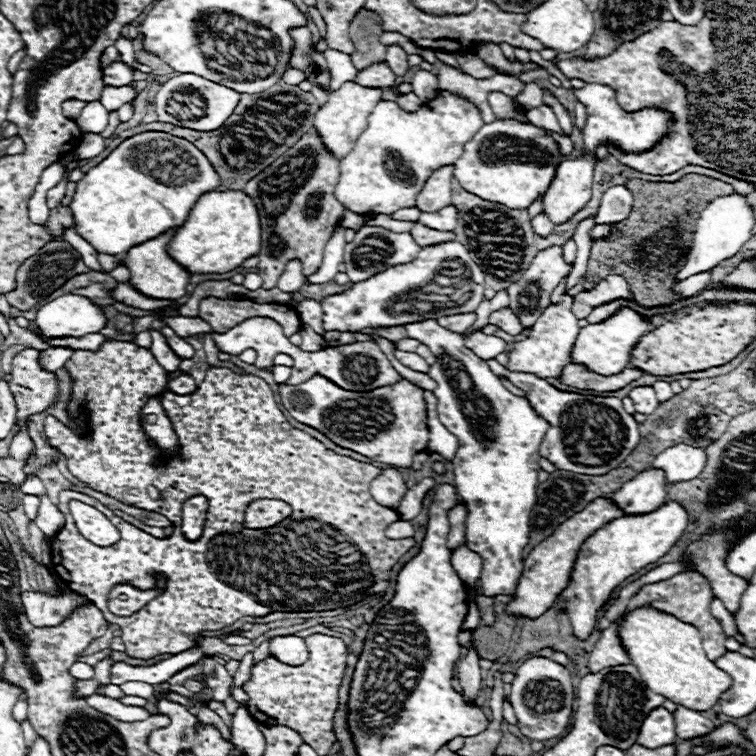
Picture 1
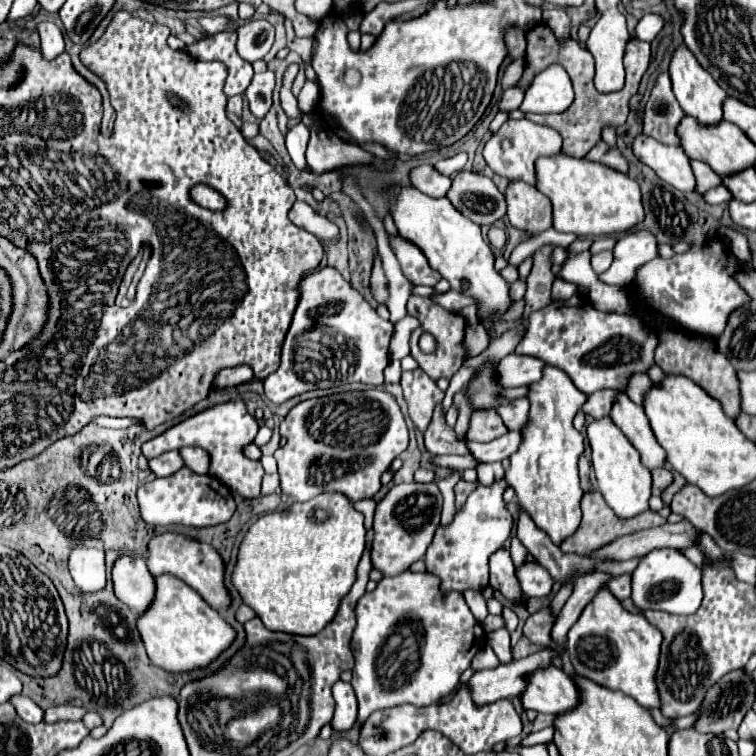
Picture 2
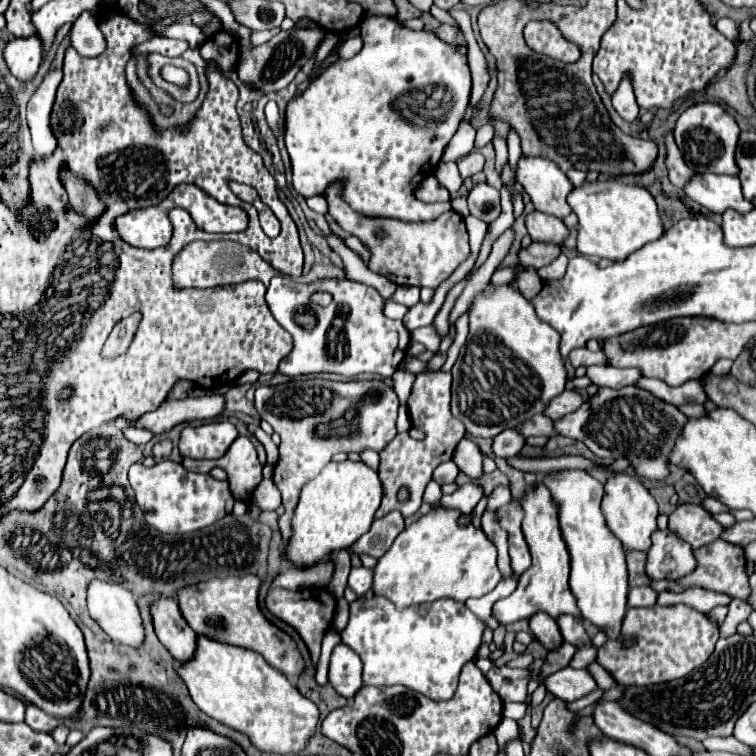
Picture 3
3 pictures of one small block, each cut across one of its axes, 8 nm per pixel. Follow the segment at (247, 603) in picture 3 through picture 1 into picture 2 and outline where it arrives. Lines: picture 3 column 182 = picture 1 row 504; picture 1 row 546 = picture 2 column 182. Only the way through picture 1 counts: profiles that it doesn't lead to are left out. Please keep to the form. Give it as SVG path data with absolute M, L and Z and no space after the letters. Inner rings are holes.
M166 532L166 534L154 536L148 542L146 564L148 564L148 570L152 574L168 572L168 574L174 574L176 578L184 580L190 588L194 588L198 594L202 594L202 598L210 606L214 606L218 612L222 612L230 606L230 594L224 588L224 560L210 544L186 538L186 536L176 534L176 532Z

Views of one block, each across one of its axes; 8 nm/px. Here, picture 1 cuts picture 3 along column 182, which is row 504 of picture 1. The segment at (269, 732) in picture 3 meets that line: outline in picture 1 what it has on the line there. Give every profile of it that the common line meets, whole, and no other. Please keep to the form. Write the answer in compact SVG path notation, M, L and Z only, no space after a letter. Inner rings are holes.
M666 502L648 514L626 514L616 518L602 526L598 532L594 532L582 544L576 558L576 566L572 570L570 584L560 594L560 598L566 600L560 606L570 616L572 632L576 634L576 638L586 640L590 636L590 632L594 630L598 608L604 606L604 602L610 598L610 592L622 580L626 580L640 568L654 564L680 540L688 526L688 518L688 512L678 502Z

